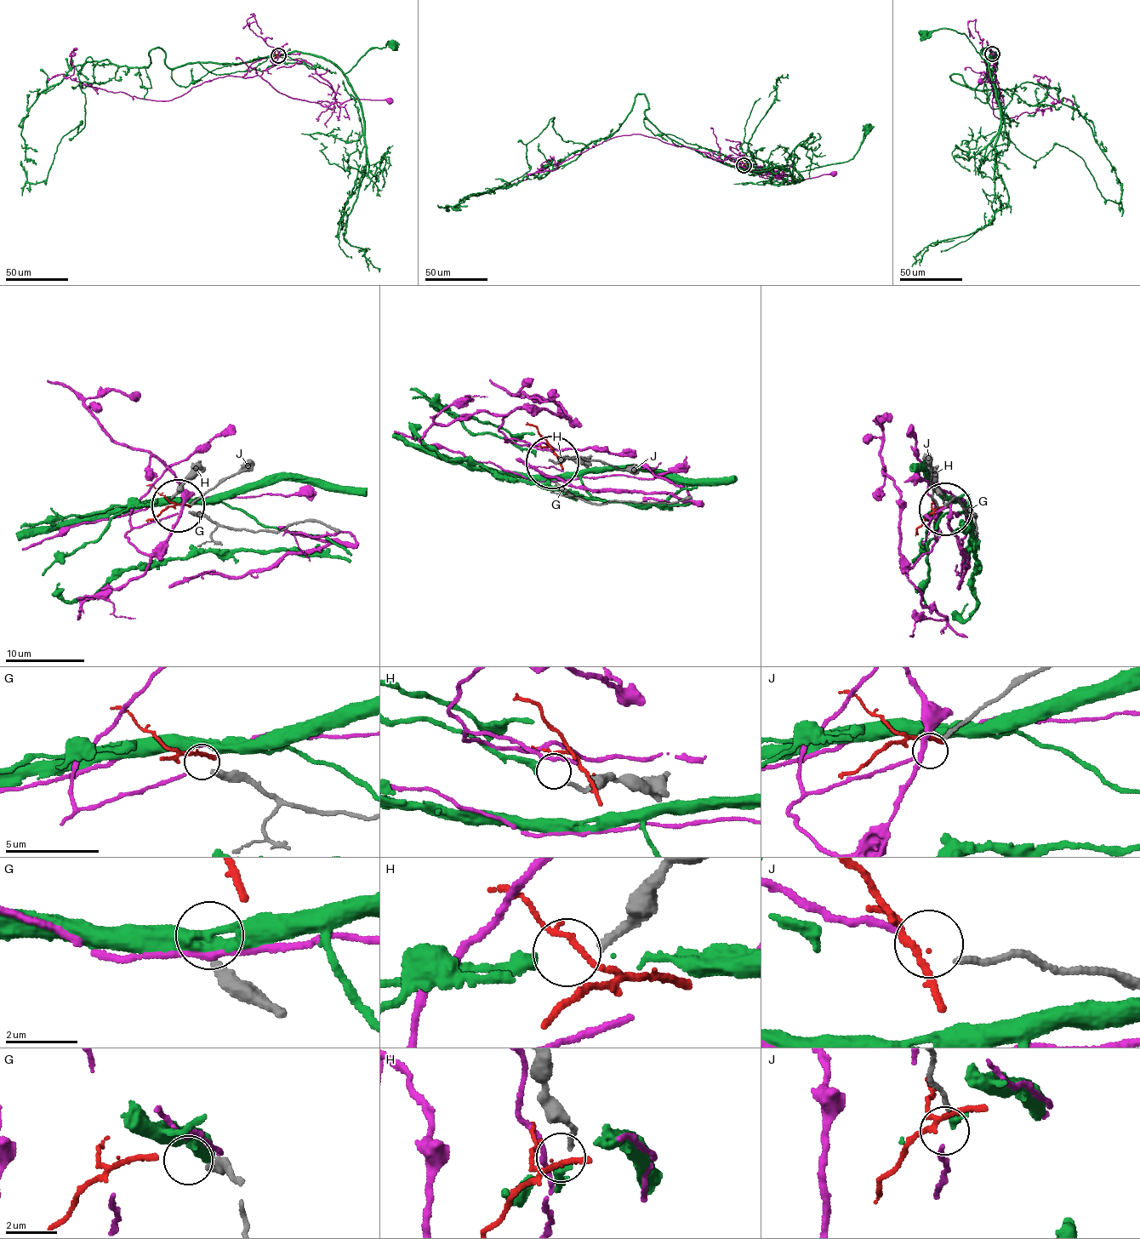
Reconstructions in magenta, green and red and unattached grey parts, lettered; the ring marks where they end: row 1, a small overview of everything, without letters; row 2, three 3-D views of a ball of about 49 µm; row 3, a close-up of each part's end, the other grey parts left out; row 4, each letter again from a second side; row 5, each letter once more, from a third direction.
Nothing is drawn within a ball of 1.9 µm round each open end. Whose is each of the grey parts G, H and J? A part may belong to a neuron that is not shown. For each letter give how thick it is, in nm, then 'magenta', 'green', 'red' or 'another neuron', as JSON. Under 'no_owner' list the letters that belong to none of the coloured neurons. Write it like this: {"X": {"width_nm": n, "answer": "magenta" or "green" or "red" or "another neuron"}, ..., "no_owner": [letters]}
{"G": {"width_nm": 360, "answer": "another neuron"}, "H": {"width_nm": 220, "answer": "green"}, "J": {"width_nm": 190, "answer": "magenta"}, "no_owner": ["G"]}

